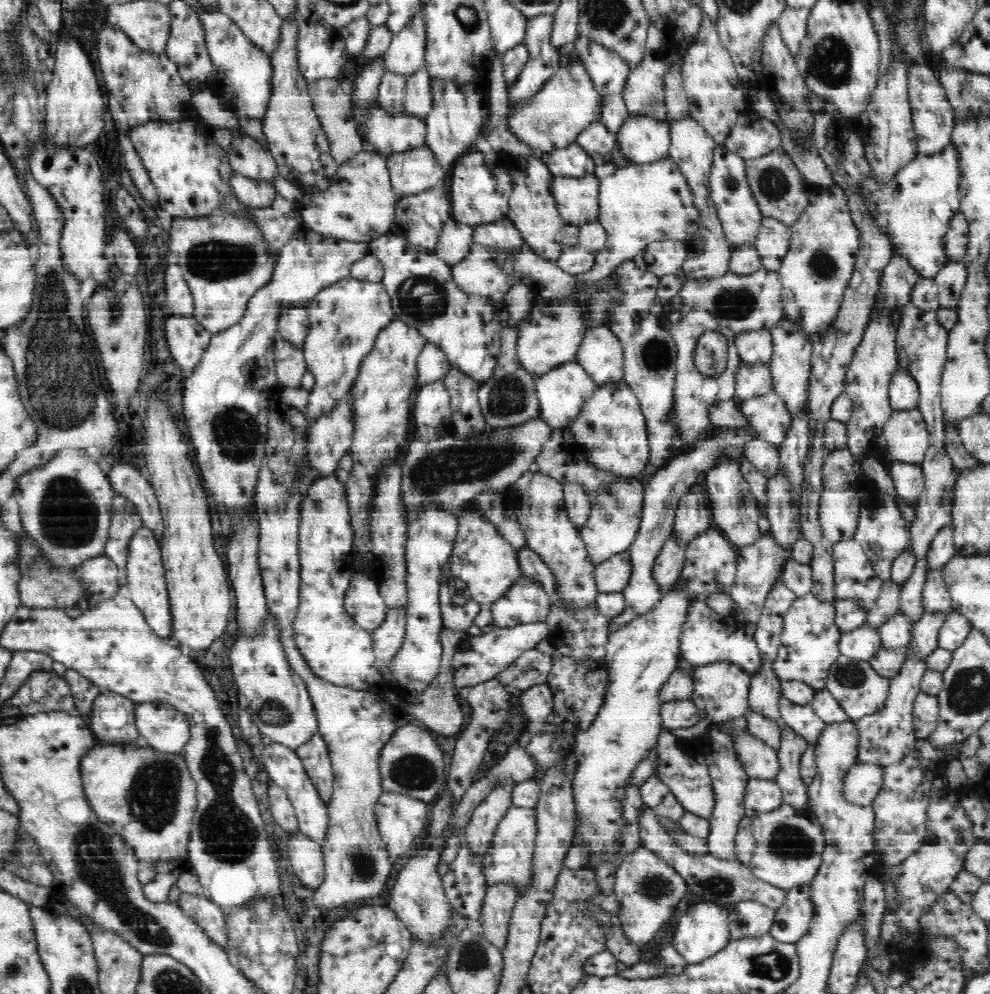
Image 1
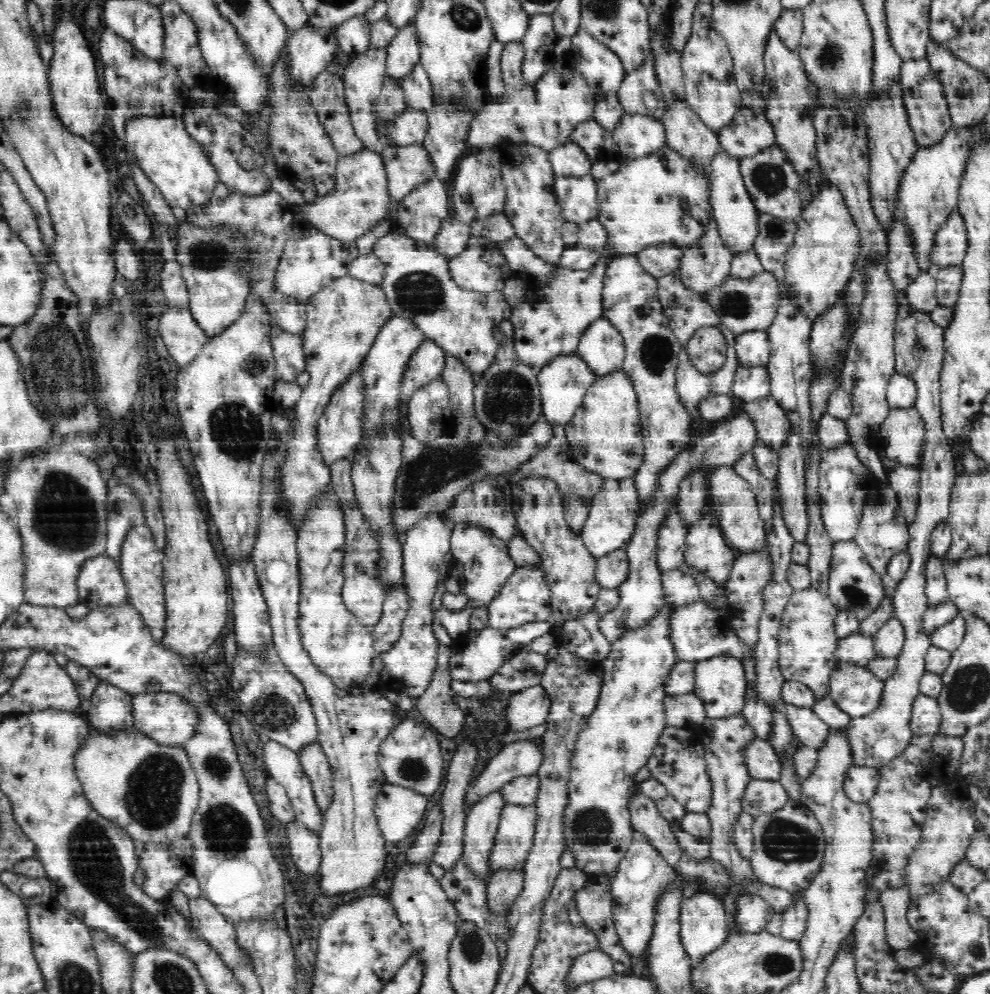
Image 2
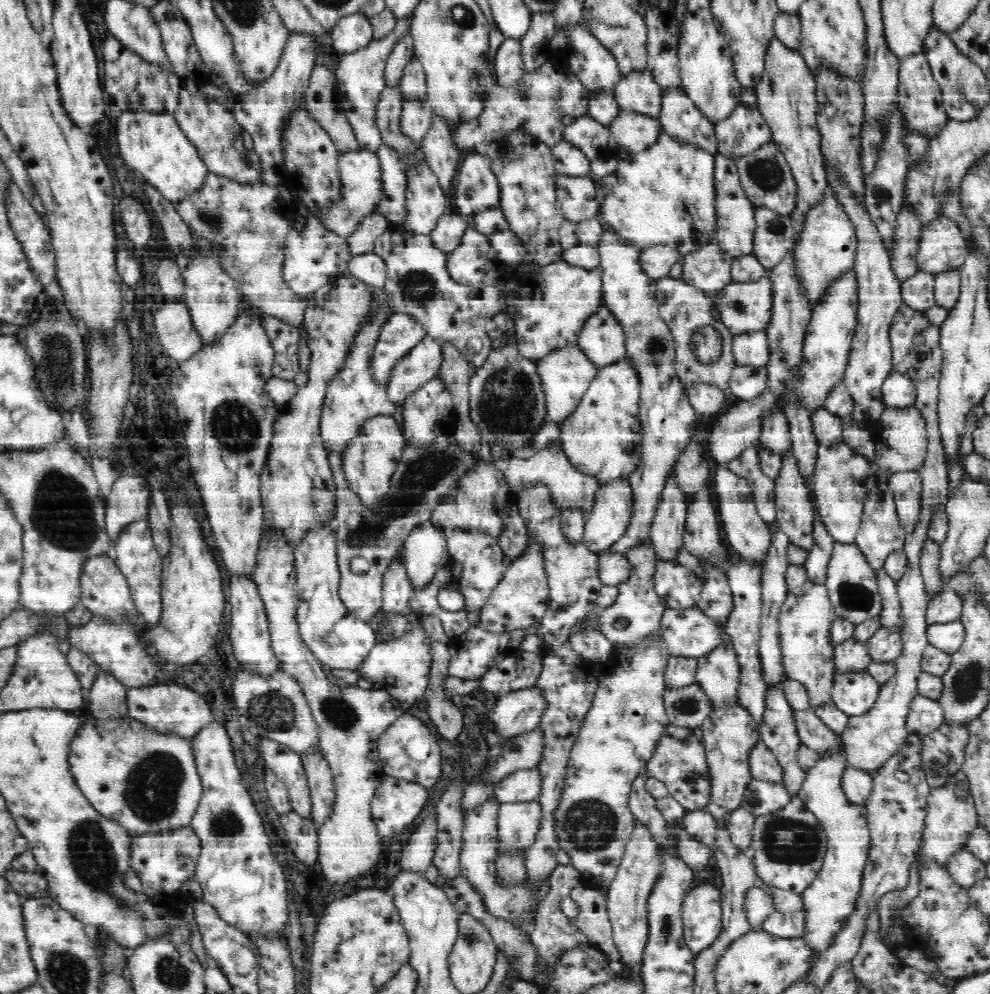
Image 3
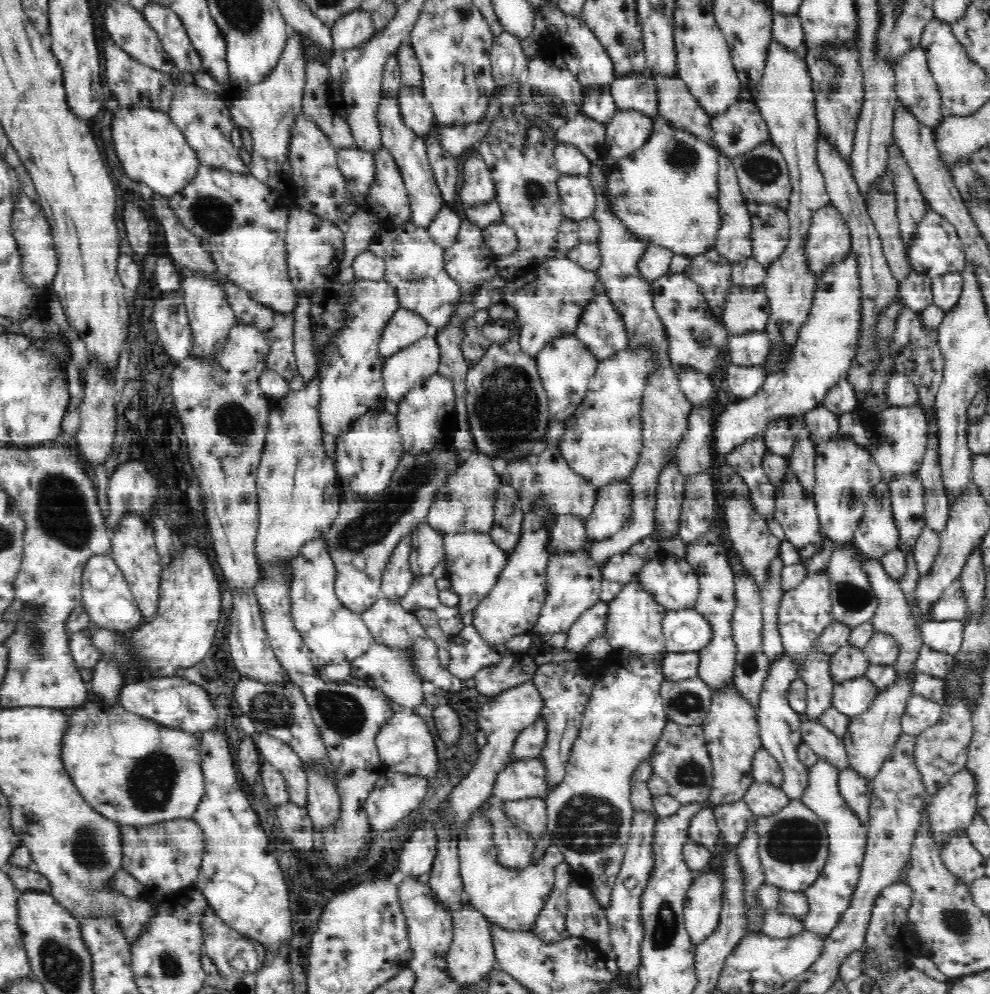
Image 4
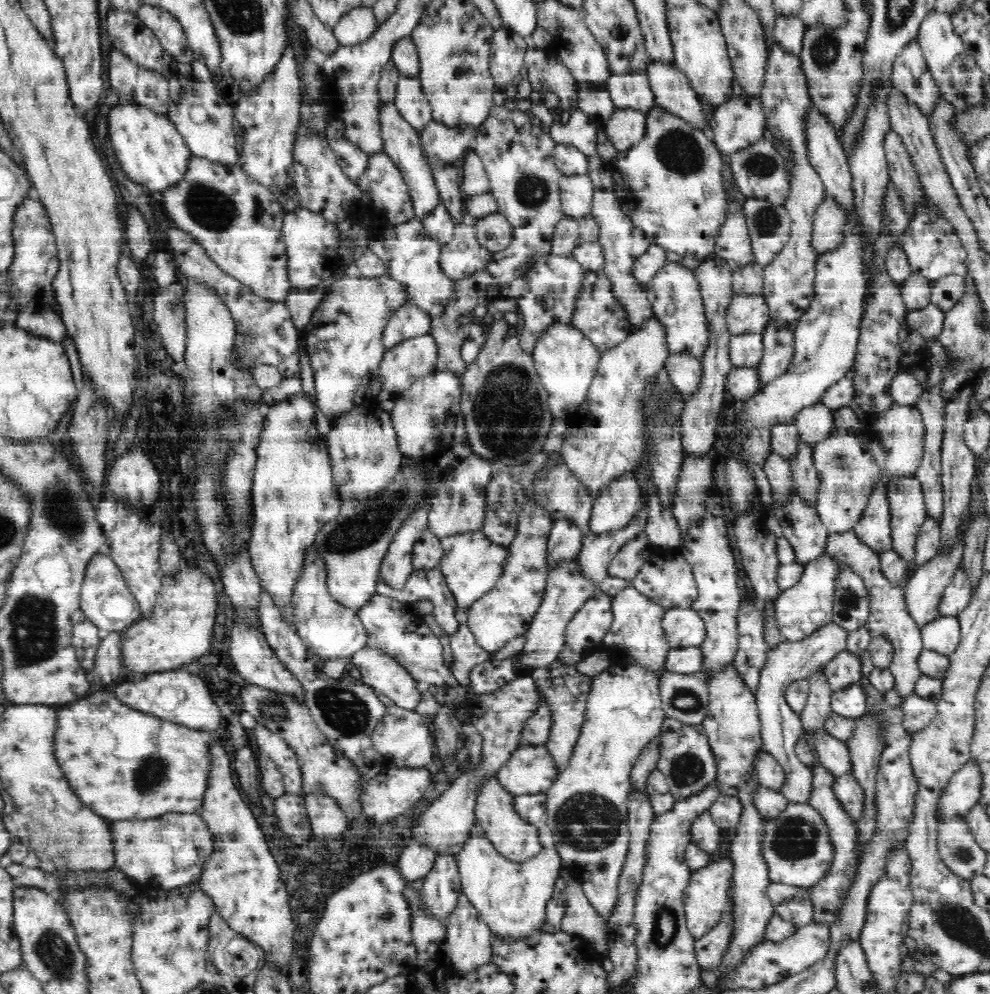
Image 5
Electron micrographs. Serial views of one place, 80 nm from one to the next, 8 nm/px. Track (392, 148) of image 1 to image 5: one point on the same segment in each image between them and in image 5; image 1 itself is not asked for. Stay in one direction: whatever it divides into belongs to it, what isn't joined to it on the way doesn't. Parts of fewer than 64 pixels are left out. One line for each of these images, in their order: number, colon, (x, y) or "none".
2: (410, 128)
3: (416, 116)
4: (417, 115)
5: (411, 101)

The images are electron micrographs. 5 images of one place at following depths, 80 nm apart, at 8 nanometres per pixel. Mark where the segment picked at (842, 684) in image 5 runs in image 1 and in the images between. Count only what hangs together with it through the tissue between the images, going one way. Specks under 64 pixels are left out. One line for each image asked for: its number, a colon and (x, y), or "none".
1: (862, 643)
2: (858, 649)
3: (850, 656)
4: (849, 663)

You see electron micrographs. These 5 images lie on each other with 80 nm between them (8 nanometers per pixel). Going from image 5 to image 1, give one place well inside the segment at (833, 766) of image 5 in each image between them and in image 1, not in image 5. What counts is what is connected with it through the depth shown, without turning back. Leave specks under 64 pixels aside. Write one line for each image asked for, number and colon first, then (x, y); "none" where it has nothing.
1: (802, 720)
2: (809, 730)
3: (813, 733)
4: (824, 743)

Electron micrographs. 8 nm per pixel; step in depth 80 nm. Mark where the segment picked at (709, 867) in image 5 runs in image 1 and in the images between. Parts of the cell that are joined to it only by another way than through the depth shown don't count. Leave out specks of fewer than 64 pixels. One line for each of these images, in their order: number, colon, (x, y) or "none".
1: (703, 929)
2: (703, 921)
3: (701, 912)
4: (703, 903)

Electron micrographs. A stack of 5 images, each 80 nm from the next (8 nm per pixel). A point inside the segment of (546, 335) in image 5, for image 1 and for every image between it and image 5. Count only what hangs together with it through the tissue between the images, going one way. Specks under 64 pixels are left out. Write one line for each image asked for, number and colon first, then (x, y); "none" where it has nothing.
1: (561, 392)
2: (563, 382)
3: (566, 373)
4: (565, 368)

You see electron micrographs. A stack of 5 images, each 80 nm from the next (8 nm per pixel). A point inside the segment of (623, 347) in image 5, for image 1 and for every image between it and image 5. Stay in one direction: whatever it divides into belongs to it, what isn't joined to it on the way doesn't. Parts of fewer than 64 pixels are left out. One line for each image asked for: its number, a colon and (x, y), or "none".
1: (612, 429)
2: (605, 435)
3: (602, 437)
4: (602, 441)

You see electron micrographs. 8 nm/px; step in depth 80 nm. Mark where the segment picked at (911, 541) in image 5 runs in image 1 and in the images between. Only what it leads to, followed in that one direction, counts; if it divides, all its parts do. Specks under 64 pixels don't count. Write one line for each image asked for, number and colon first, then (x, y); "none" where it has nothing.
1: (908, 479)
2: (904, 480)
3: (907, 487)
4: (907, 491)

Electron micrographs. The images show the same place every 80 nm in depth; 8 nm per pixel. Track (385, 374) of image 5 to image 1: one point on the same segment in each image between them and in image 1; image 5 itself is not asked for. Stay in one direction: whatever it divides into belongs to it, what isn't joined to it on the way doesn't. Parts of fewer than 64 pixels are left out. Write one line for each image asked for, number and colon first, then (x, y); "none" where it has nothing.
1: (433, 364)
2: (428, 362)
3: (423, 363)
4: (409, 368)

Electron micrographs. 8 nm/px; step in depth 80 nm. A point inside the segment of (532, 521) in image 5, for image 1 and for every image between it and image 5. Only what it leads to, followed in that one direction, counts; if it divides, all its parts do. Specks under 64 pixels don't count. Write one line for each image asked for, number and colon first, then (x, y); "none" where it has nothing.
1: (528, 601)
2: (525, 597)
3: (520, 599)
4: (512, 607)

